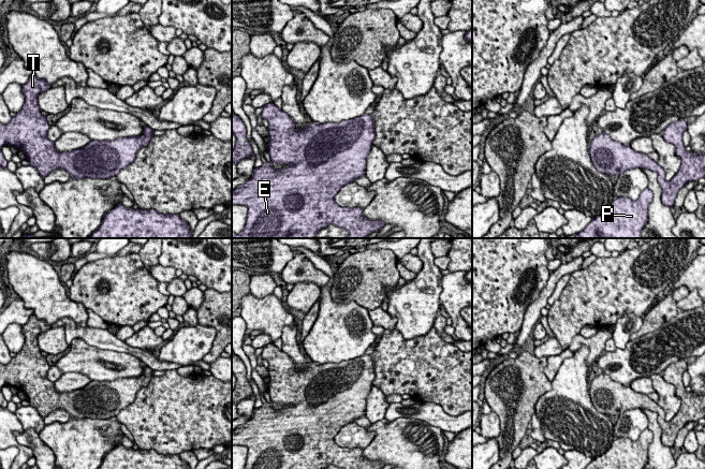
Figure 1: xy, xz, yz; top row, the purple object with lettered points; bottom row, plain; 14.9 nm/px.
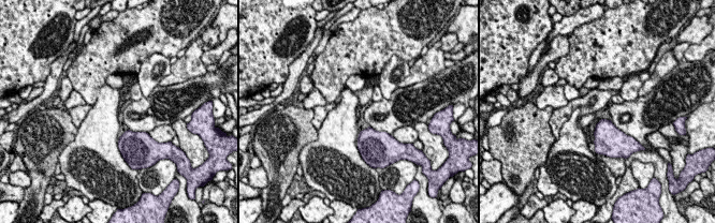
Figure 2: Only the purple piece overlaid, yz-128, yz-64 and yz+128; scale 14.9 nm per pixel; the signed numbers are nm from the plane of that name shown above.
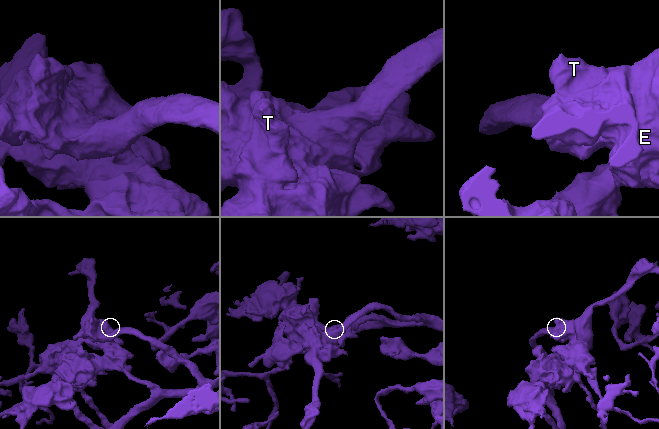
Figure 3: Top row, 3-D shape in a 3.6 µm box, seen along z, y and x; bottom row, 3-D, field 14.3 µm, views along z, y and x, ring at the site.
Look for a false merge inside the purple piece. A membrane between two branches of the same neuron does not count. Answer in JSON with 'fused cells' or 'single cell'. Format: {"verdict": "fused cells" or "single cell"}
{"verdict": "single cell"}

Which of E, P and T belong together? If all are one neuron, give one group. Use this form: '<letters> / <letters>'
E P T

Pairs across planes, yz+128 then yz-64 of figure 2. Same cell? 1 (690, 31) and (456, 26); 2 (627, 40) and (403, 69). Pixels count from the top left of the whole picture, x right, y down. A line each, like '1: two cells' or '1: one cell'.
1: one cell
2: two cells

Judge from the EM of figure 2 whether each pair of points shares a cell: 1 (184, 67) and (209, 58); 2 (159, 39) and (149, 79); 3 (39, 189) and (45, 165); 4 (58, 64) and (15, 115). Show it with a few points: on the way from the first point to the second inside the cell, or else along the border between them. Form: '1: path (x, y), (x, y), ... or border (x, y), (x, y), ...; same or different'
1: border (203, 51), (201, 60), (205, 67); different
2: border (170, 58), (152, 53), (144, 60), (139, 71); different
3: path (39, 183), (45, 171); same
4: path (52, 79), (48, 90), (35, 103), (30, 105); same

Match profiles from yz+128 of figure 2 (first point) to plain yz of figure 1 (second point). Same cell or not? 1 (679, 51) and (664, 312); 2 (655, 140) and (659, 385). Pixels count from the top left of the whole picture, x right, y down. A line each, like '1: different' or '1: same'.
1: different
2: different

